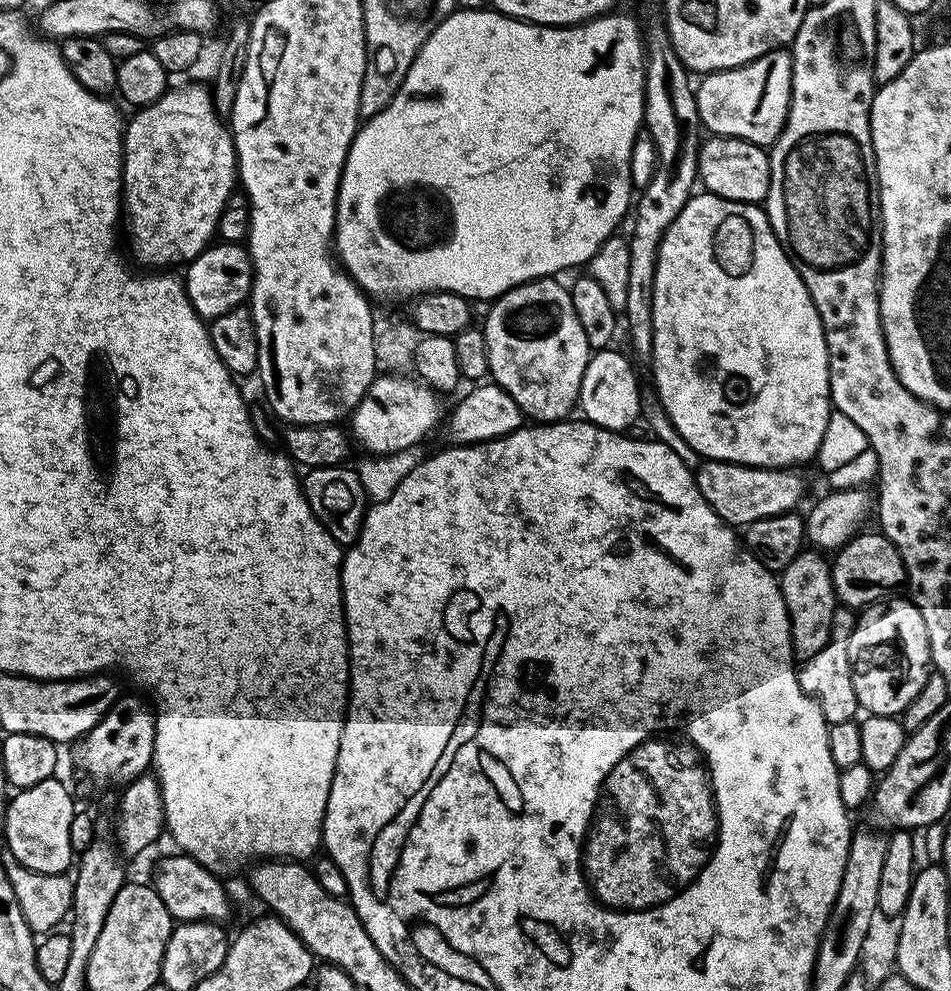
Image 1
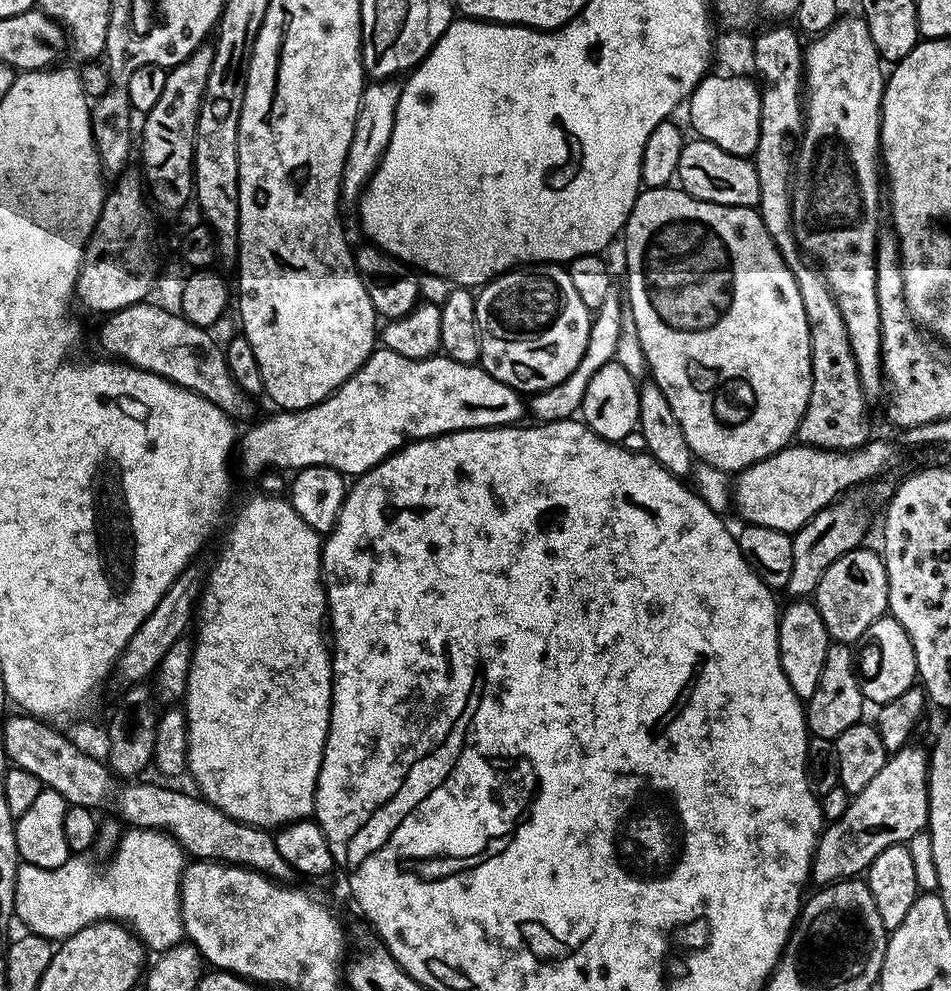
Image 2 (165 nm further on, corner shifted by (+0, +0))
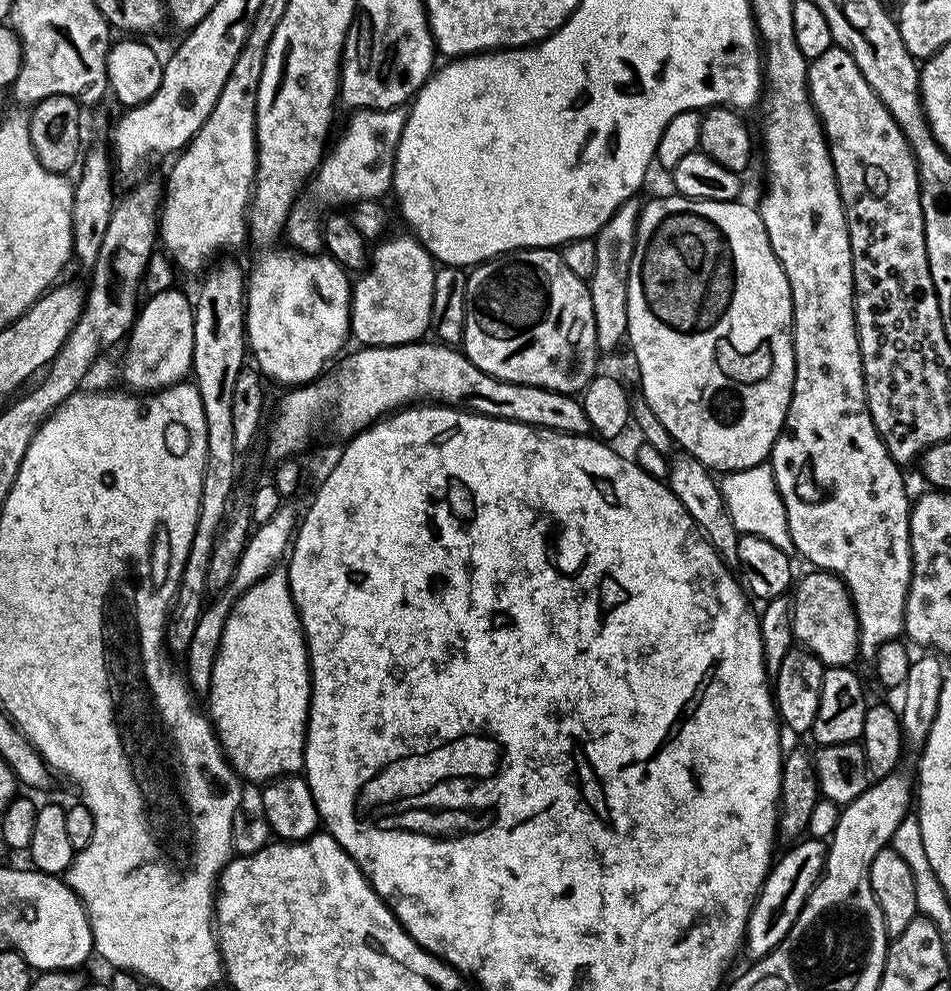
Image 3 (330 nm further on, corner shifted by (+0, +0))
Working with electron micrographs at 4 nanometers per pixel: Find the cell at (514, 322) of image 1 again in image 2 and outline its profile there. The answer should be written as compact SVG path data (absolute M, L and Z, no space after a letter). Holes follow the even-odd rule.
M556 262L517 266L492 277L475 293L480 326L479 365L521 394L558 386L582 362L593 313L578 298L567 267Z

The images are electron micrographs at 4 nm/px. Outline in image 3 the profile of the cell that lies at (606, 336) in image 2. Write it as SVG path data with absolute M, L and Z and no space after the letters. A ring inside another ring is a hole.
M633 198L618 206L618 210L602 226L602 230L596 233L596 249L598 255L594 265L594 274L592 279L587 281L588 293L590 294L590 306L594 306L594 330L596 331L596 347L601 353L612 352L621 343L625 343L628 334L628 279L630 278L630 262L634 258L636 249L636 231L640 225L641 201Z

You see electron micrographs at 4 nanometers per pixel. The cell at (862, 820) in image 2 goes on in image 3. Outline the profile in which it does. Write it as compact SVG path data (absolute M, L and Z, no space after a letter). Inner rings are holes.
M804 838L789 848L792 849L786 851L781 859L779 857L769 869L748 915L744 952L750 956L749 959L757 960L764 957L772 952L774 946L782 942L824 870L827 843L823 839Z

